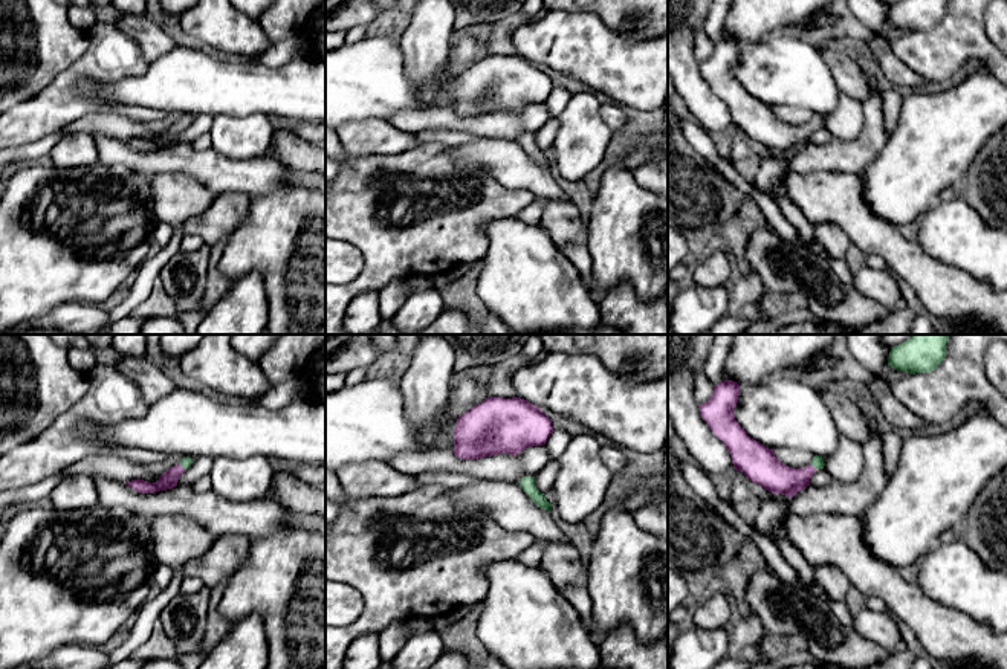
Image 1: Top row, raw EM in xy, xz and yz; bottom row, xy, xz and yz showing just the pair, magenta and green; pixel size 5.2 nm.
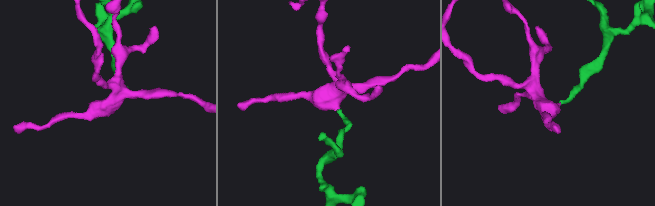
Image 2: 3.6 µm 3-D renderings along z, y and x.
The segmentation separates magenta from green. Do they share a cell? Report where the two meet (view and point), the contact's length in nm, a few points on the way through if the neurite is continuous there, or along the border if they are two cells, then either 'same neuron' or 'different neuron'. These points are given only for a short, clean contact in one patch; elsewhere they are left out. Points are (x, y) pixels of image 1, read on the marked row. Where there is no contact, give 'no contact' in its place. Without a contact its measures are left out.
yz (812, 466) | 50 nm | across yz (764, 469), (803, 475), (812, 466), (818, 462) | same neuron

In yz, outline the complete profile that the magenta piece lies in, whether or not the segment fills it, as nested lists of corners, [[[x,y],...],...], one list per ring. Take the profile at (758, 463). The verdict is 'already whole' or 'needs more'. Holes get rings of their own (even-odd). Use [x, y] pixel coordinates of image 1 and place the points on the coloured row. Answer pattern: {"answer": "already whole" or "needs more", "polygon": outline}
{"answer": "needs more", "polygon": [[[723,380],[714,386],[712,396],[698,405],[700,415],[720,438],[730,454],[735,470],[740,470],[752,483],[766,490],[793,498],[810,486],[810,478],[818,469],[824,469],[824,458],[814,455],[805,467],[795,469],[781,463],[773,449],[750,438],[735,420],[733,408],[738,403],[740,385]]]}

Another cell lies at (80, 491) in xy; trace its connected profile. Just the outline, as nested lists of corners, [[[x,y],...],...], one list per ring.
[[[84,473],[63,477],[49,499],[57,510],[89,509],[99,504],[96,481]]]

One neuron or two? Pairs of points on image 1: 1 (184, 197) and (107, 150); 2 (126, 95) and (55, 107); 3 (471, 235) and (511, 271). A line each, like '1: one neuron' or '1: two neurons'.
1: two neurons
2: two neurons
3: two neurons

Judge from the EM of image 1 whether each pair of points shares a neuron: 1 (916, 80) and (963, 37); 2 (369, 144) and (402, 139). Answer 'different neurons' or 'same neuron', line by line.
1: different neurons
2: same neuron

